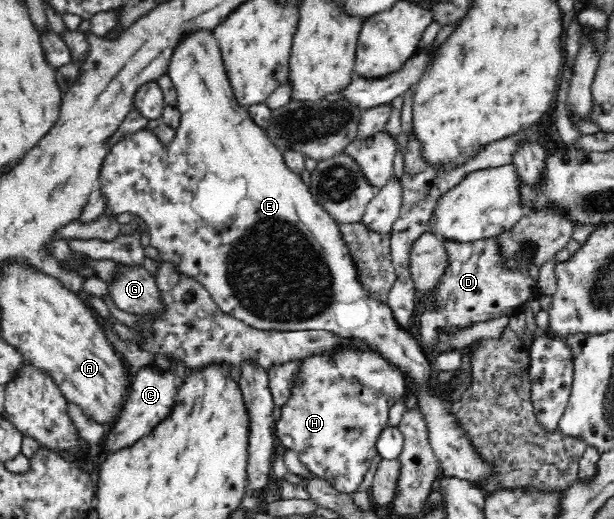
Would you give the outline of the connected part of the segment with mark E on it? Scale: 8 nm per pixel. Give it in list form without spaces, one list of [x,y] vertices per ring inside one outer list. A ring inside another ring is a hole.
[[[197,30],[197,32],[193,32],[192,35],[185,36],[183,42],[181,42],[181,44],[179,44],[179,46],[177,46],[176,50],[173,52],[173,58],[171,59],[171,62],[169,64],[167,74],[171,77],[174,90],[177,93],[177,108],[181,112],[180,123],[179,126],[177,126],[175,136],[173,140],[169,142],[169,144],[165,144],[163,141],[160,140],[160,137],[157,136],[155,132],[148,131],[147,129],[142,129],[141,131],[135,132],[133,135],[127,136],[121,143],[118,143],[115,147],[112,147],[109,150],[109,152],[106,154],[106,157],[104,158],[102,170],[100,171],[100,176],[97,181],[97,187],[100,188],[101,192],[105,195],[106,198],[107,205],[105,206],[104,214],[106,214],[107,216],[116,217],[121,213],[128,212],[135,216],[138,216],[139,218],[142,218],[146,223],[149,235],[151,236],[150,245],[158,250],[158,259],[163,261],[171,261],[177,264],[177,267],[179,267],[179,271],[193,277],[193,279],[197,280],[197,282],[201,283],[203,287],[205,287],[205,289],[209,291],[209,294],[212,296],[212,299],[217,303],[217,306],[223,312],[229,313],[231,316],[237,318],[237,320],[240,320],[242,323],[247,324],[247,326],[266,331],[292,331],[293,329],[301,329],[302,331],[327,331],[332,332],[334,335],[337,335],[341,339],[360,340],[362,343],[365,343],[368,348],[374,350],[375,352],[378,352],[378,354],[381,355],[389,364],[392,364],[394,367],[397,367],[398,371],[405,376],[405,379],[409,380],[409,385],[413,385],[413,388],[415,388],[415,390],[412,390],[410,392],[414,393],[415,400],[417,401],[416,409],[421,413],[421,416],[425,421],[428,432],[428,441],[430,447],[432,448],[432,451],[434,452],[434,455],[438,458],[442,472],[441,475],[446,476],[450,479],[465,480],[467,482],[470,482],[475,488],[482,489],[483,492],[487,493],[489,480],[492,480],[493,472],[496,472],[496,468],[495,465],[491,463],[491,461],[485,459],[485,457],[481,455],[479,451],[477,451],[476,445],[473,444],[472,436],[469,435],[467,431],[465,431],[465,427],[461,425],[460,421],[457,420],[456,413],[453,412],[454,399],[451,398],[451,394],[453,394],[455,390],[459,390],[459,387],[455,388],[455,386],[453,386],[454,381],[451,384],[444,385],[441,384],[441,382],[435,382],[435,380],[433,380],[433,370],[431,370],[433,366],[431,366],[431,362],[429,361],[430,358],[427,358],[428,351],[424,348],[424,345],[420,343],[415,325],[411,327],[401,326],[401,324],[397,323],[396,316],[393,315],[393,309],[389,307],[389,303],[383,303],[383,301],[371,298],[371,294],[369,294],[369,291],[365,289],[365,285],[363,284],[363,281],[361,281],[361,278],[359,276],[359,271],[357,271],[356,260],[353,258],[352,253],[349,251],[347,242],[344,240],[340,227],[341,224],[337,223],[337,221],[319,203],[316,202],[316,200],[313,198],[313,193],[310,191],[309,186],[307,186],[307,184],[303,182],[300,174],[293,173],[292,170],[288,168],[283,152],[281,152],[276,145],[272,144],[272,141],[268,138],[268,135],[260,126],[260,124],[256,124],[256,122],[253,121],[253,118],[248,114],[246,108],[237,101],[235,91],[233,91],[233,86],[231,84],[231,81],[229,81],[229,77],[227,76],[228,72],[225,68],[225,63],[223,62],[218,42],[215,40],[215,37],[212,35],[212,32]]]

